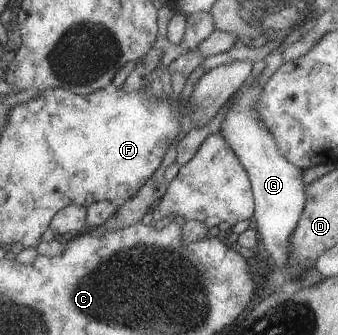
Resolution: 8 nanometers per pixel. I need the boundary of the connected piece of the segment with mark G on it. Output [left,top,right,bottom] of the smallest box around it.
[219,49,306,268]

